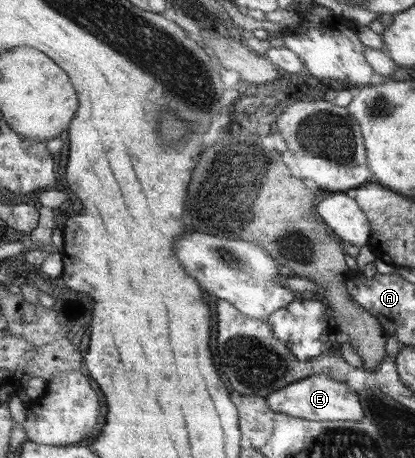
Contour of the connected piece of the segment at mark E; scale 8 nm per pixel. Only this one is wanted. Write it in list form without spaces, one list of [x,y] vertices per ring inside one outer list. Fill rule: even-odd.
[[[319,373],[313,377],[307,377],[303,381],[297,381],[287,388],[272,394],[267,401],[272,410],[277,413],[290,414],[310,421],[363,421],[366,420],[365,408],[360,396],[355,389],[345,385],[341,381],[335,381],[325,373]]]

